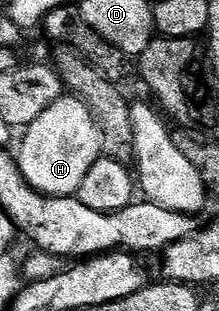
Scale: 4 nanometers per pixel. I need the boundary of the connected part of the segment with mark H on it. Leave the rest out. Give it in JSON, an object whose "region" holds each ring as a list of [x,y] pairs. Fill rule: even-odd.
{"region":[[[63,96],[52,104],[28,127],[25,127],[22,147],[16,150],[16,161],[30,189],[52,198],[77,195],[88,168],[96,164],[102,154],[102,137],[96,124],[79,98]]]}

